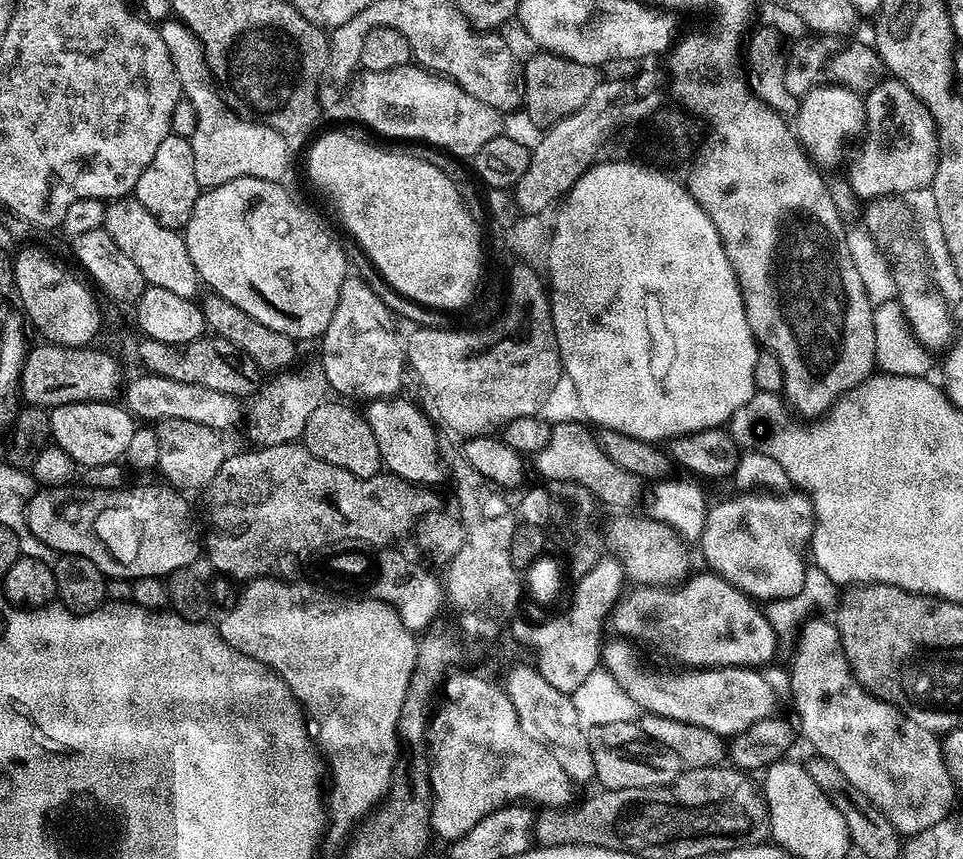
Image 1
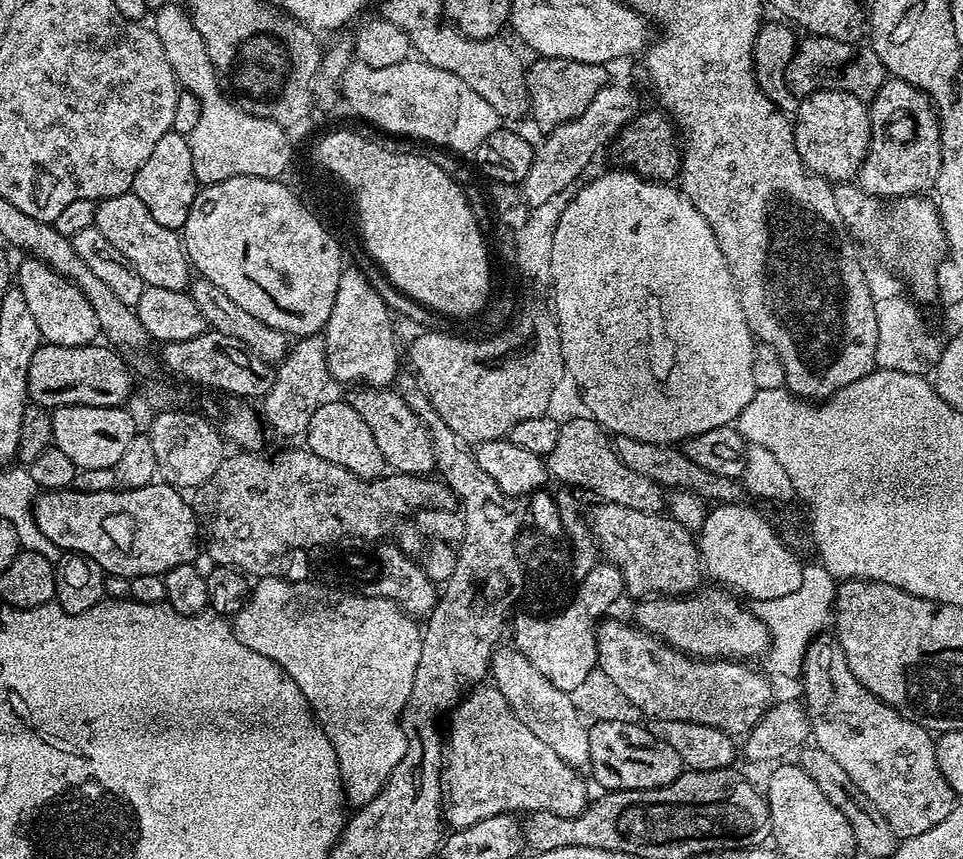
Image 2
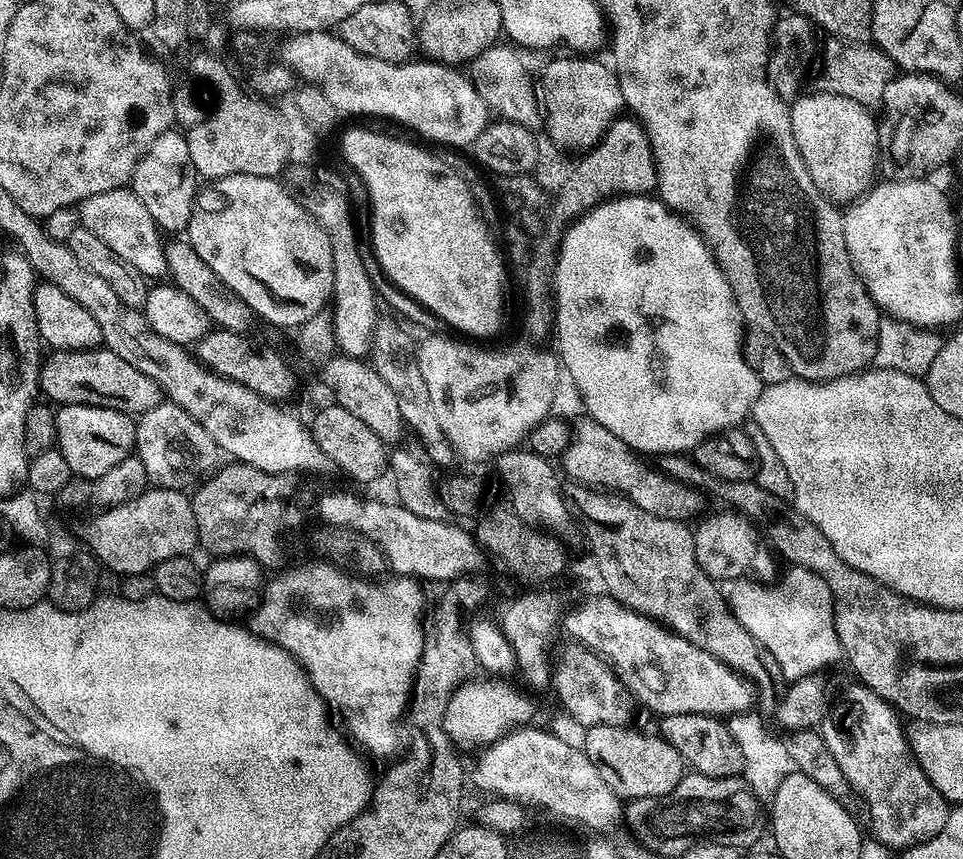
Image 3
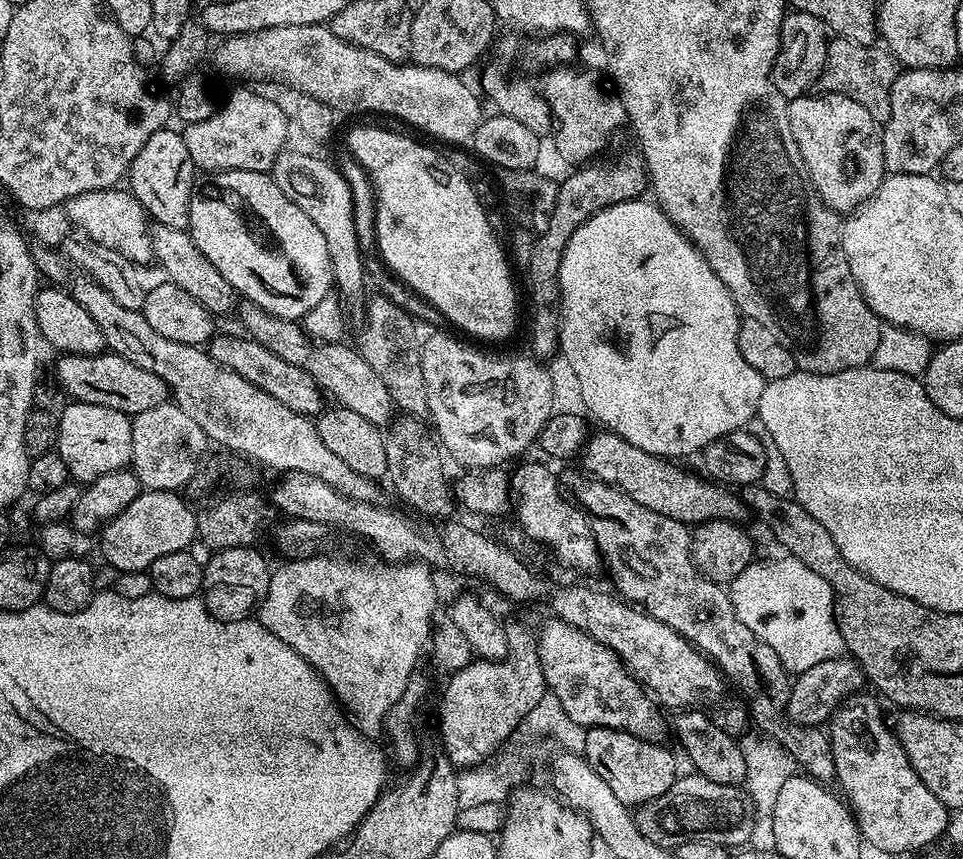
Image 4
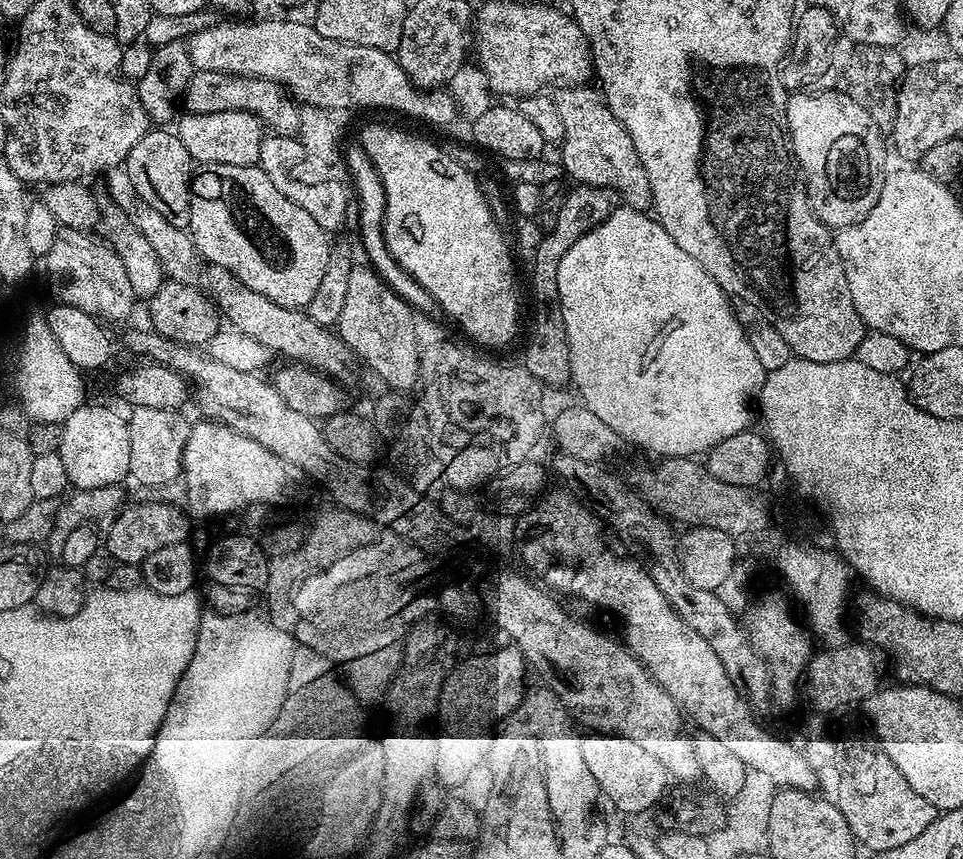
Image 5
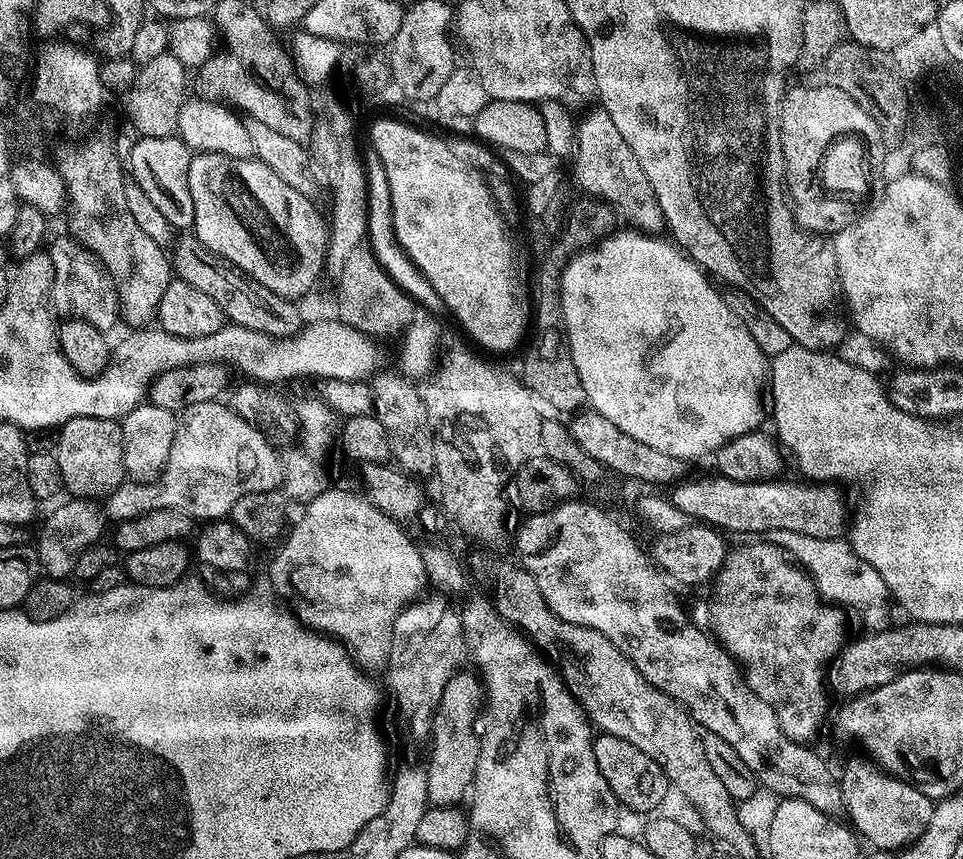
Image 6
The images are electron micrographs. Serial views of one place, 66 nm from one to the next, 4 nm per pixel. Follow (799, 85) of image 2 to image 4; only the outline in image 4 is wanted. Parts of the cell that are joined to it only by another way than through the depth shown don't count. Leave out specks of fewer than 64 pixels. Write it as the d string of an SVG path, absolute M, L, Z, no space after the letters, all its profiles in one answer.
M845 36L829 39L824 69L818 81L821 93L843 92L854 98L858 106L870 110L870 118L884 125L890 118L890 90L898 75L898 61L887 48L876 44L859 44Z

